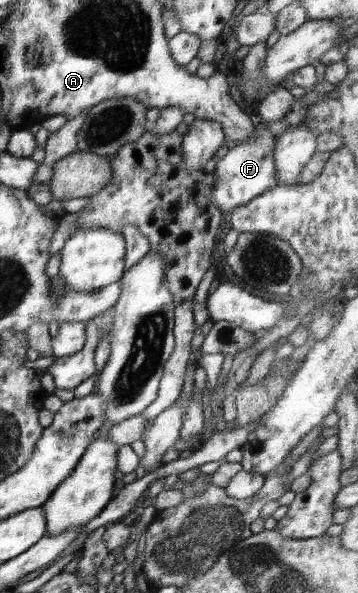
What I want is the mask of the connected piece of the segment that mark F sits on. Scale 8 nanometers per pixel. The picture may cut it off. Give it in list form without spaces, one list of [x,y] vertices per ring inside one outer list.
[[[262,123],[255,127],[253,137],[254,139],[229,149],[228,153],[216,163],[216,180],[212,188],[212,200],[223,214],[231,213],[235,208],[247,205],[250,200],[262,195],[263,192],[277,187],[278,181],[274,173],[276,136]]]

